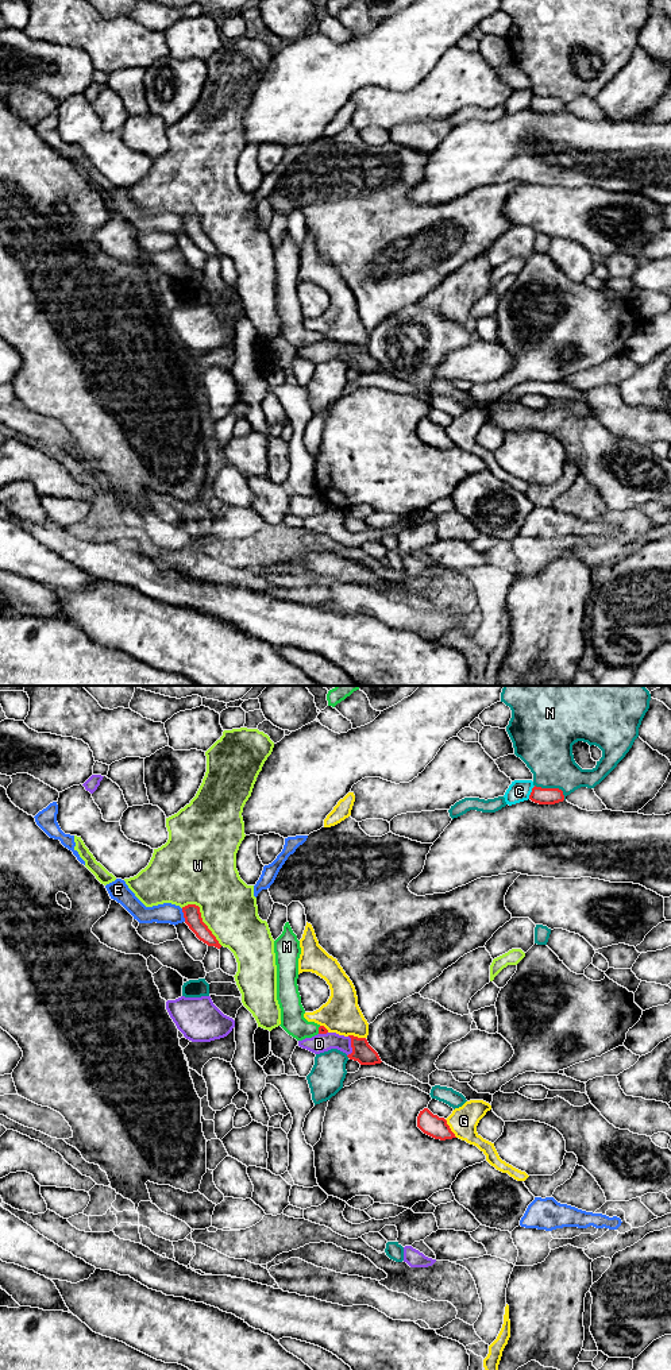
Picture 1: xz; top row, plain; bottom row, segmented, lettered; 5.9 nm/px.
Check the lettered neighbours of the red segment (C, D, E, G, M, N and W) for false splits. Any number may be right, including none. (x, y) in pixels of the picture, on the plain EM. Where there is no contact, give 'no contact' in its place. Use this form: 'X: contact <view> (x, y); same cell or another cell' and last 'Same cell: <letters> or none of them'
C: contact xz (531, 101); another cell
D: contact xz (351, 355); another cell
E: contact xz (184, 224); another cell
G: contact xz (450, 437); another cell
M: contact xz (319, 339); same cell
N: contact xz (552, 97); another cell
W: contact xz (201, 227); another cell
Same cell: M

